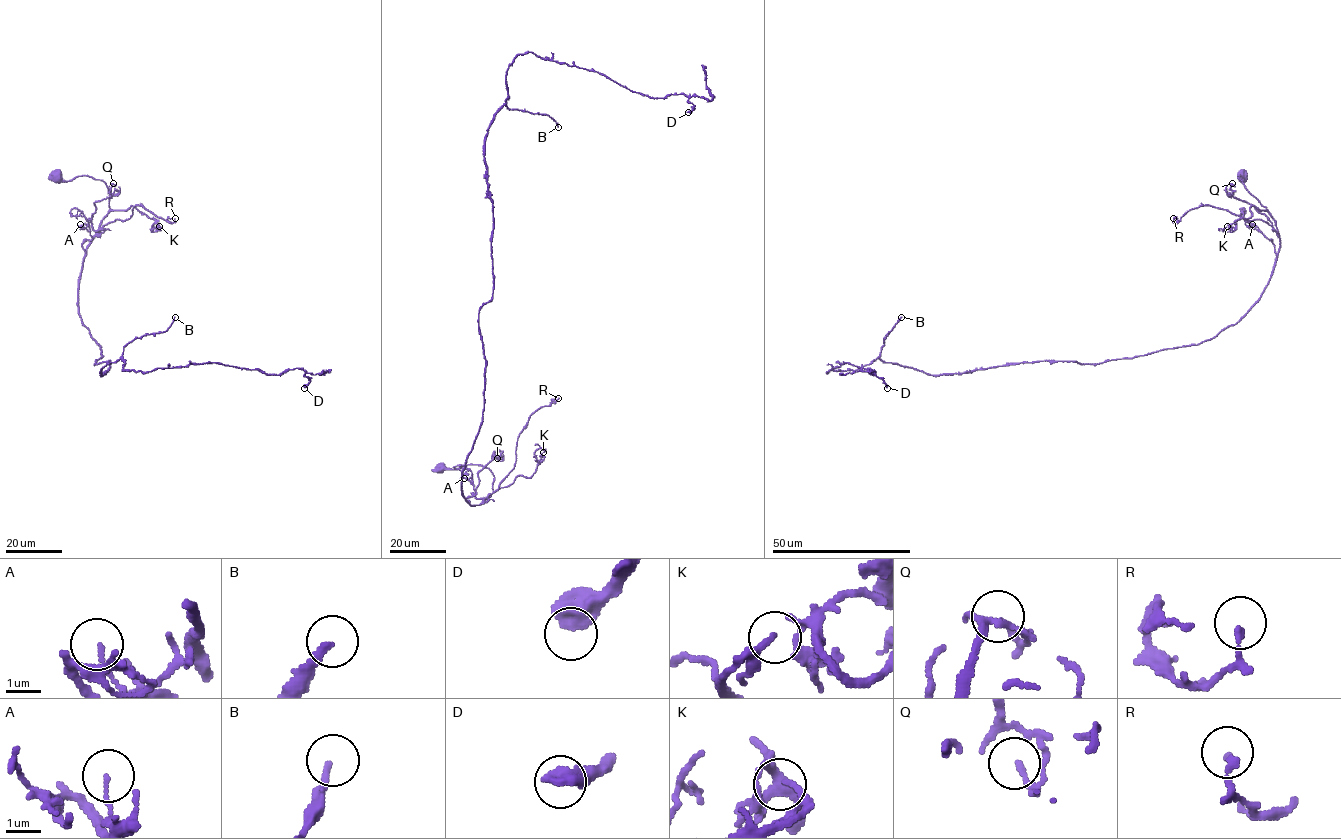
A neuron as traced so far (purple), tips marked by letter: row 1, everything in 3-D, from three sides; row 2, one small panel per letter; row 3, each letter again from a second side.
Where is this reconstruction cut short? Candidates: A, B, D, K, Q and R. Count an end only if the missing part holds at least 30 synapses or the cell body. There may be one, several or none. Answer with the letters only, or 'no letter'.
B

